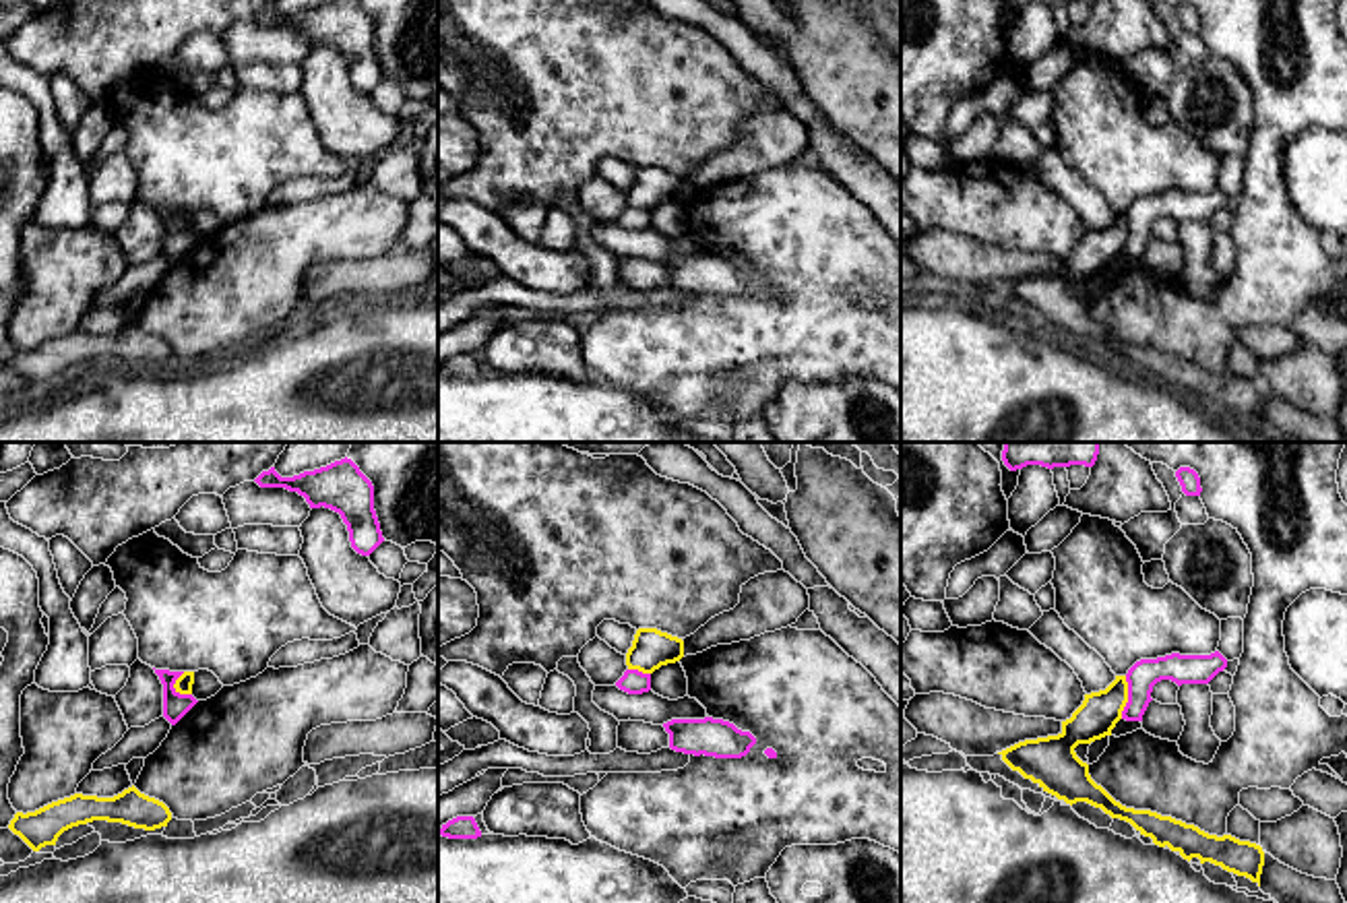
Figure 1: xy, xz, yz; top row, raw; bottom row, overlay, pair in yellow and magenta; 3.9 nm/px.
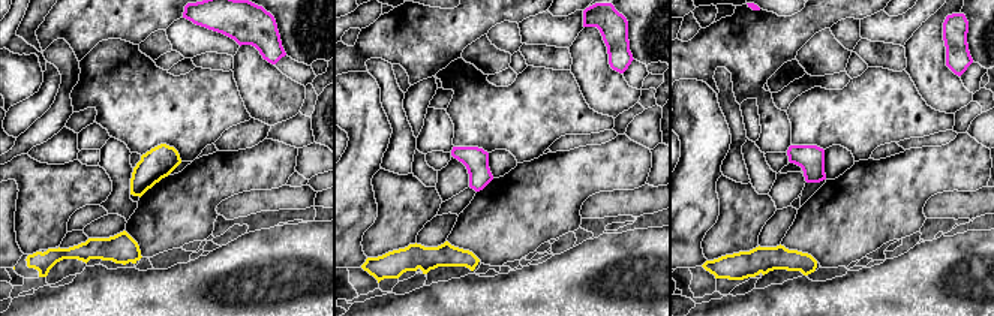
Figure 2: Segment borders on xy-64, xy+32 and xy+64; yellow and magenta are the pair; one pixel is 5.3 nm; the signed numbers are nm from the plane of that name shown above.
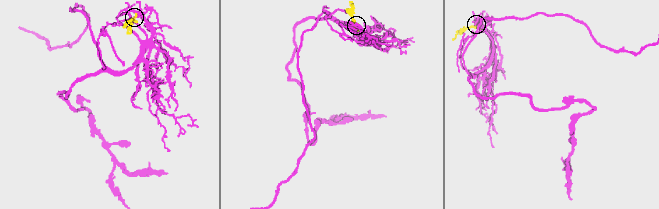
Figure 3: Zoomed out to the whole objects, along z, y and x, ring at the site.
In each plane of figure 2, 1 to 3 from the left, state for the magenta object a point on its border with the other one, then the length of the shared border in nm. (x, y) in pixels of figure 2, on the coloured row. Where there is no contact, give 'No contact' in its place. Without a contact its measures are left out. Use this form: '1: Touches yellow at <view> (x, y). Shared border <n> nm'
1: No contact
2: No contact
3: No contact

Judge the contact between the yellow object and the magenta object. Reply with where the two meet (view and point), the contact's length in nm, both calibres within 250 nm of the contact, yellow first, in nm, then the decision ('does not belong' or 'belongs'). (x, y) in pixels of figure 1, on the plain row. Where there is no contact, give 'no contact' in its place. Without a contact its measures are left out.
yz (1126, 234) | 170 nm | 160/120 nm | does not belong

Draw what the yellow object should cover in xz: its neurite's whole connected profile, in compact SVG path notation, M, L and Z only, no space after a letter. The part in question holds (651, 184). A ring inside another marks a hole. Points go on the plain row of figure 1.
M638 165L626 190L628 207L653 211L661 203L684 194L684 178L657 165Z

